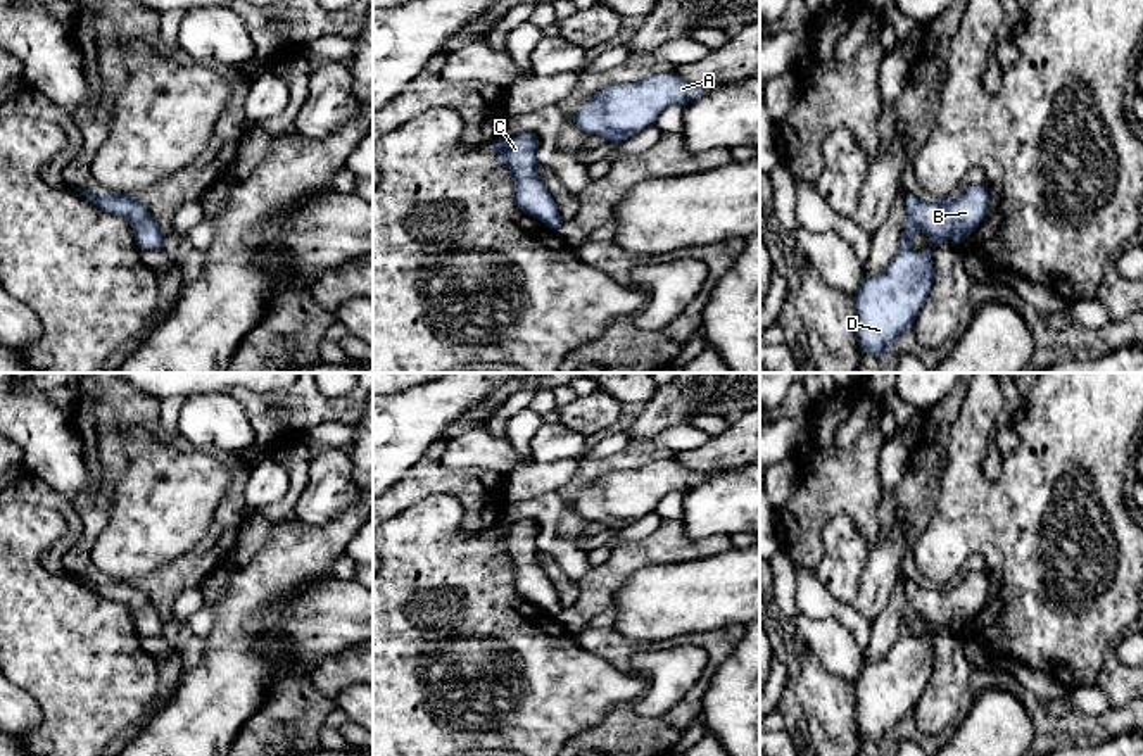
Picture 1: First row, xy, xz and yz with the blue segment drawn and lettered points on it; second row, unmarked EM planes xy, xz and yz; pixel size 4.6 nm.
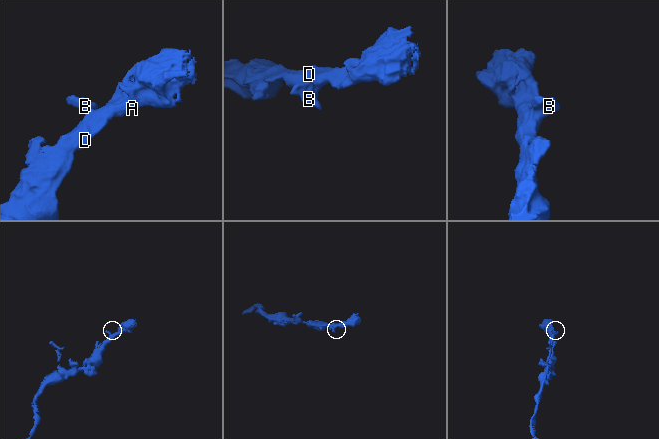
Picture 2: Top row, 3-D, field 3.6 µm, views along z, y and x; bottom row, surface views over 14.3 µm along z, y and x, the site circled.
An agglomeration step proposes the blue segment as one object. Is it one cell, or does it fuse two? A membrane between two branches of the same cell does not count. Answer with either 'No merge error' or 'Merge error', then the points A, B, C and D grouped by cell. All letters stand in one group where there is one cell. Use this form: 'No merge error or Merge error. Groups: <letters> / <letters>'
No merge error. Groups: A B C D

